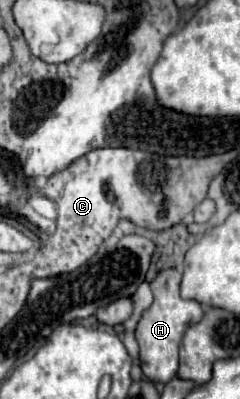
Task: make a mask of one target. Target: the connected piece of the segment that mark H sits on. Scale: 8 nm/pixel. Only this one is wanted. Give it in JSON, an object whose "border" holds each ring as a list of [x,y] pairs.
{"border":[[[166,269],[158,275],[162,277],[156,277],[150,283],[150,289],[154,291],[154,303],[142,313],[142,319],[136,327],[136,341],[140,345],[140,367],[144,375],[154,383],[168,383],[178,369],[178,347],[182,335],[188,325],[202,319],[202,309],[198,301],[188,301],[180,297],[180,271]]]}

